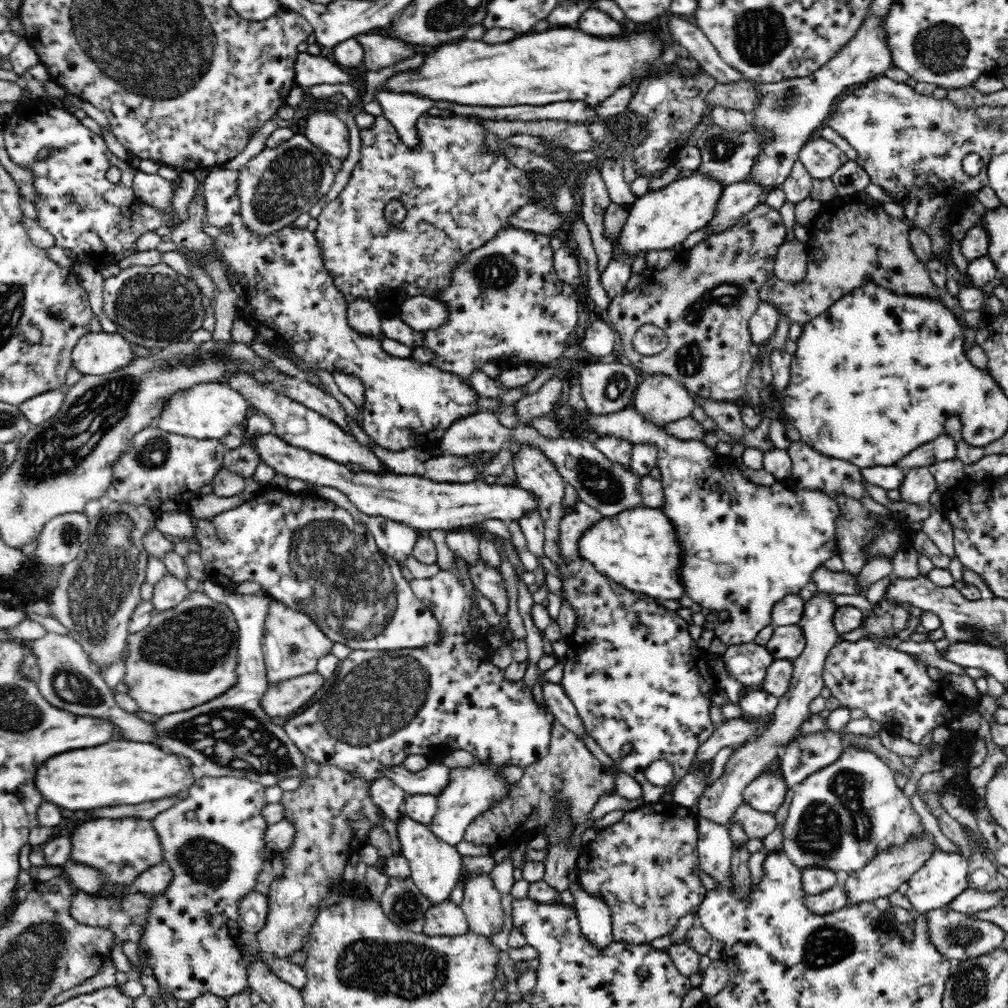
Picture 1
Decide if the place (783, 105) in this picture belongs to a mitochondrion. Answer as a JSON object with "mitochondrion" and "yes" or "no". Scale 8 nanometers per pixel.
{"mitochondrion":"yes"}

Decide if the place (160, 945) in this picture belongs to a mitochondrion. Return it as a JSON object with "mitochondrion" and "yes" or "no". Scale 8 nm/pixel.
{"mitochondrion":"no"}

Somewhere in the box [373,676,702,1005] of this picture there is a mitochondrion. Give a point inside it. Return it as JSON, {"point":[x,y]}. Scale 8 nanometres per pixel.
{"point":[407,906]}

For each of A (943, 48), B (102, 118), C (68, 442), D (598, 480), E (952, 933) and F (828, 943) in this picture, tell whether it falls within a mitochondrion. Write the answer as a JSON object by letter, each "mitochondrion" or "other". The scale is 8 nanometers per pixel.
{"A":"mitochondrion","B":"other","C":"mitochondrion","D":"mitochondrion","E":"mitochondrion","F":"mitochondrion"}

